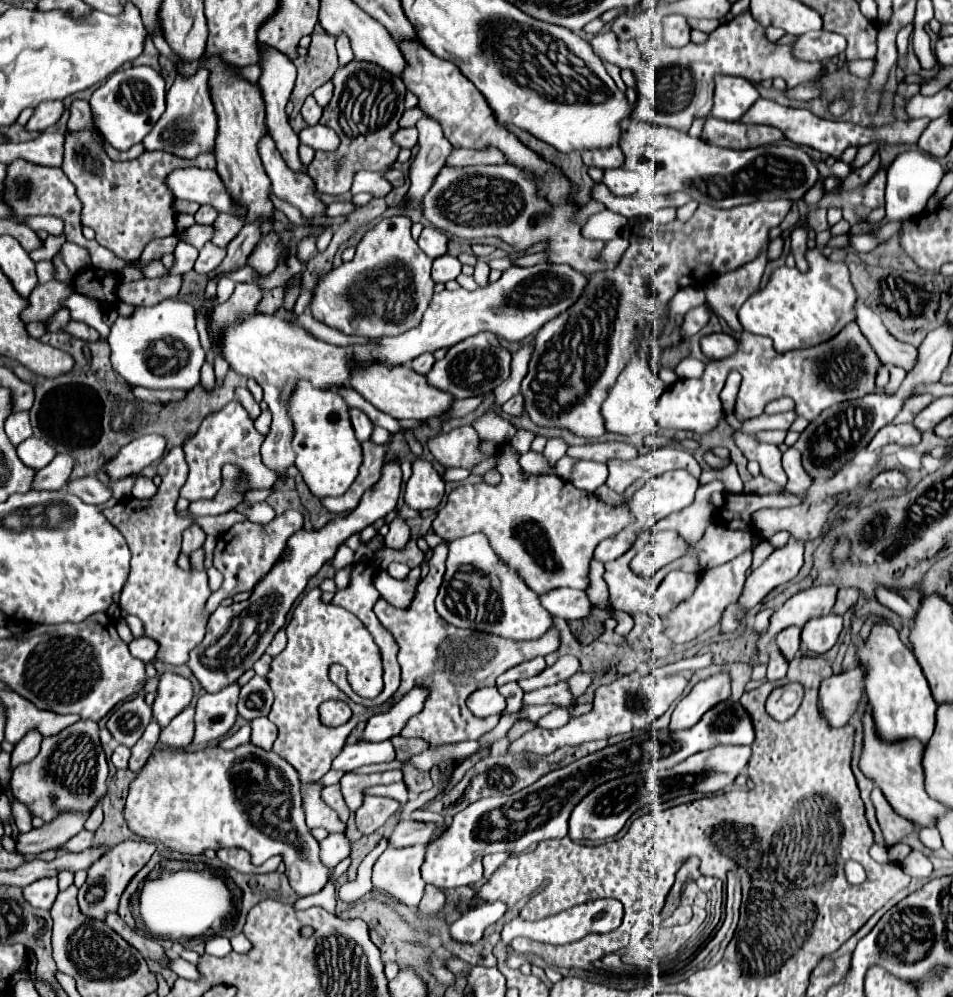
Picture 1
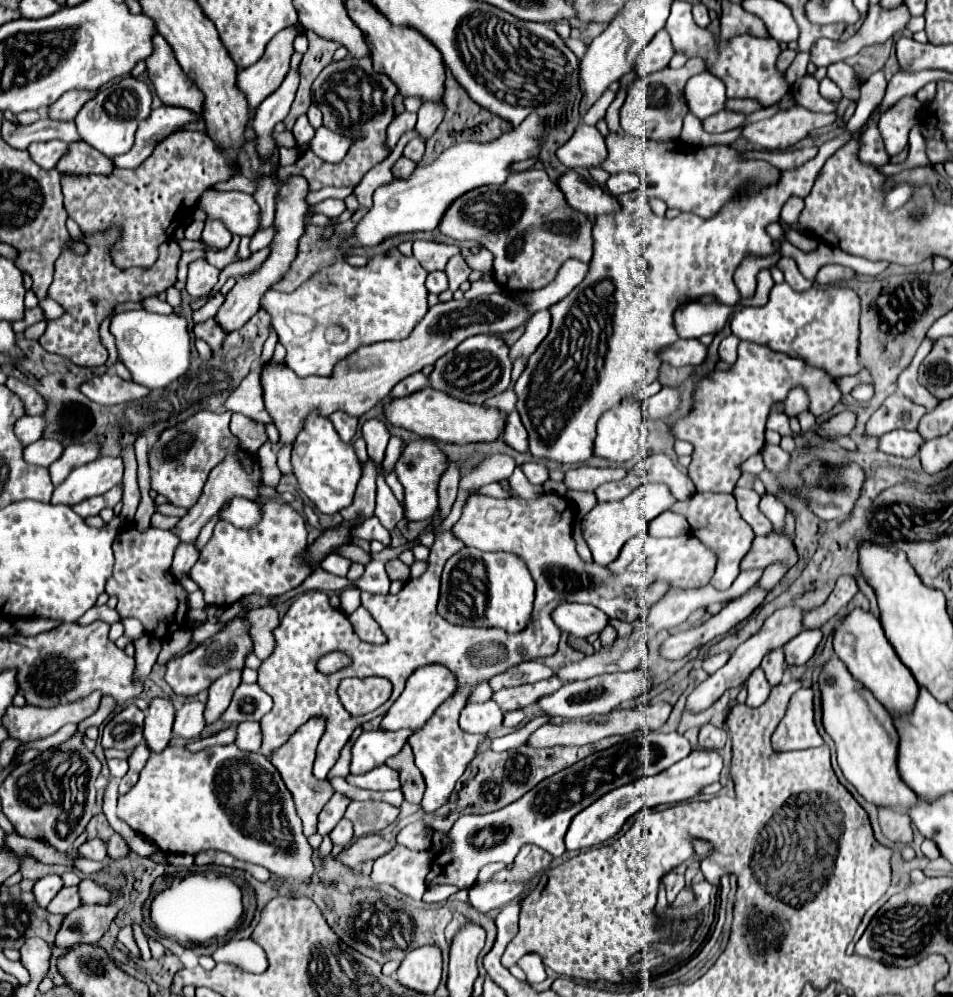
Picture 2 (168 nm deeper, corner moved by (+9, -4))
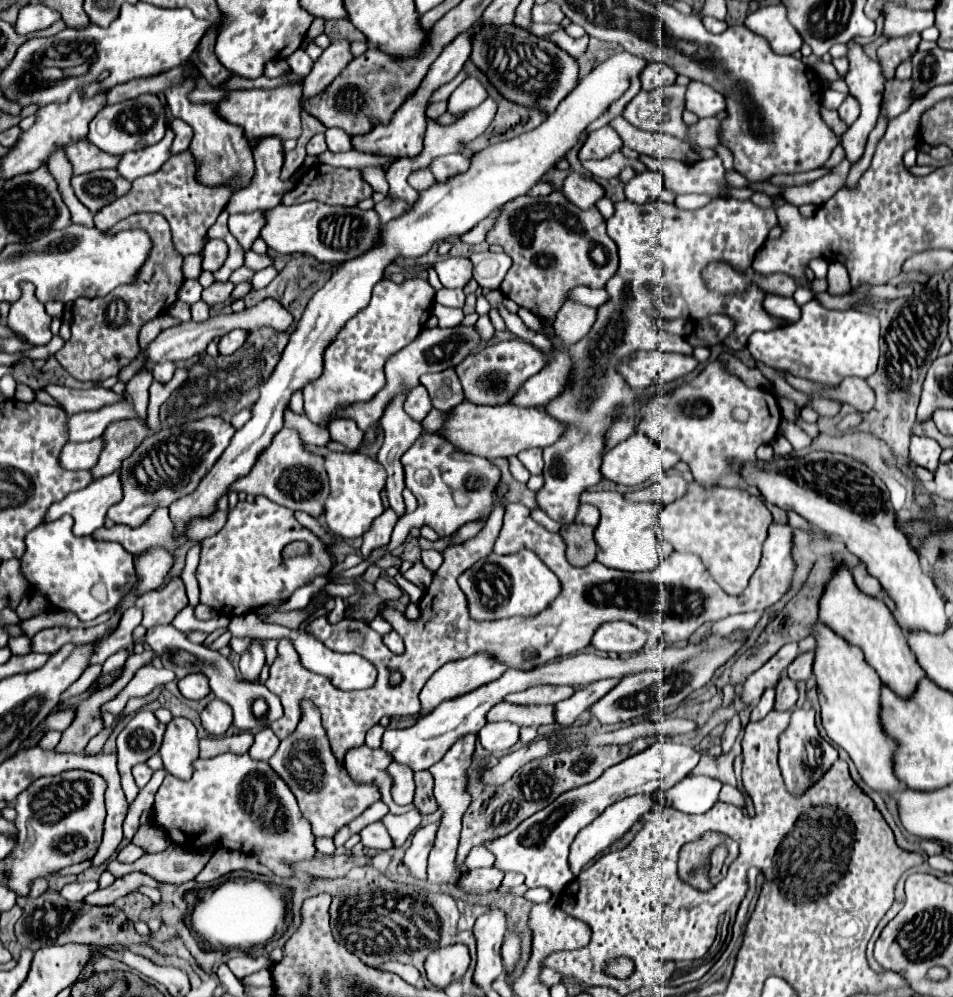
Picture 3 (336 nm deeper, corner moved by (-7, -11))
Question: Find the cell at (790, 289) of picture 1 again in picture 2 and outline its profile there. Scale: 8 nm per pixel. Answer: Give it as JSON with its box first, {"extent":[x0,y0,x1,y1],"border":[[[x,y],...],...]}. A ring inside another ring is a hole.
{"extent":[732,283,862,377],"border":[[[788,283],[774,285],[764,307],[742,307],[732,315],[732,333],[742,341],[766,345],[772,351],[800,357],[812,367],[820,367],[832,377],[856,375],[862,367],[858,361],[858,321],[860,297],[848,287],[812,287],[796,293]]]}

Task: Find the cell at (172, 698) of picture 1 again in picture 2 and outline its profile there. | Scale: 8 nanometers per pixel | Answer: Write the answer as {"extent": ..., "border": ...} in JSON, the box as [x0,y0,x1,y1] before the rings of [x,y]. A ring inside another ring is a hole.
{"extent":[144,699,174,753],"border":[[[154,699],[146,711],[144,741],[150,751],[162,753],[172,737],[174,705],[168,699]]]}

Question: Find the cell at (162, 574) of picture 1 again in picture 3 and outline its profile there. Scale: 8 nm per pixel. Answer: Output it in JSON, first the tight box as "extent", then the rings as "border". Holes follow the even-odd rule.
{"extent":[136,578,188,628],"border":[[[170,578],[168,584],[156,592],[144,594],[136,606],[142,610],[142,626],[150,628],[156,624],[170,624],[174,616],[188,606],[184,584],[180,578]]]}

